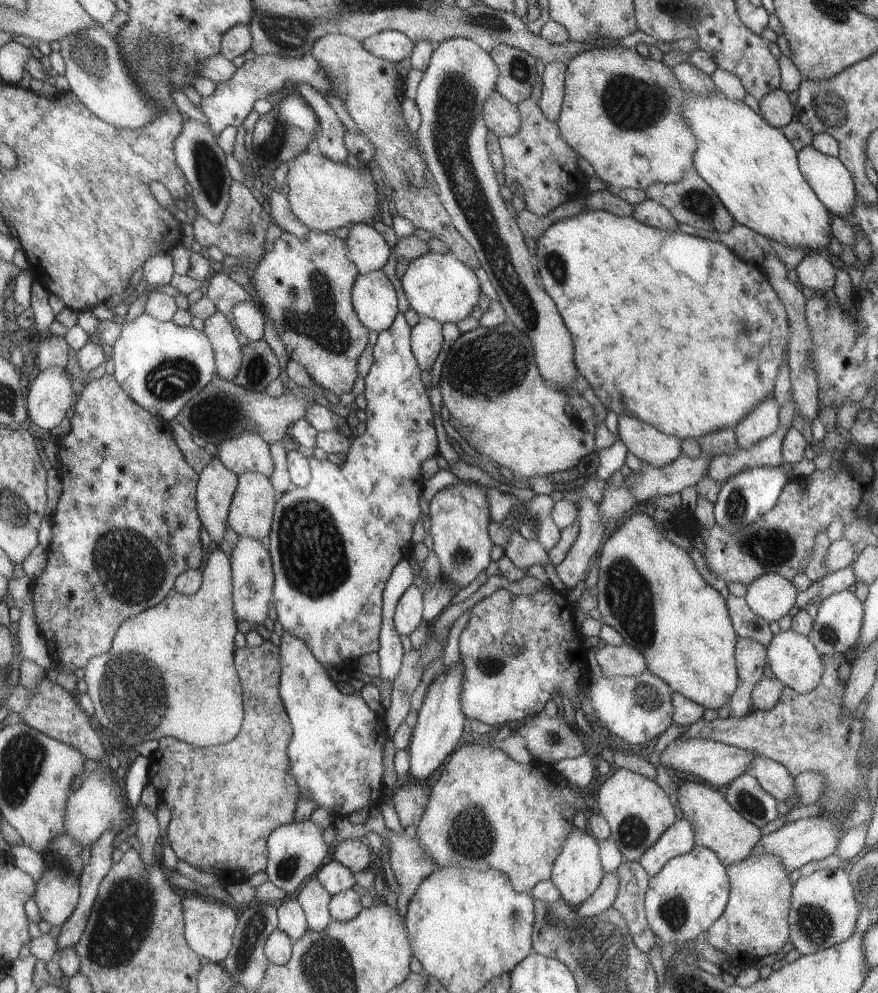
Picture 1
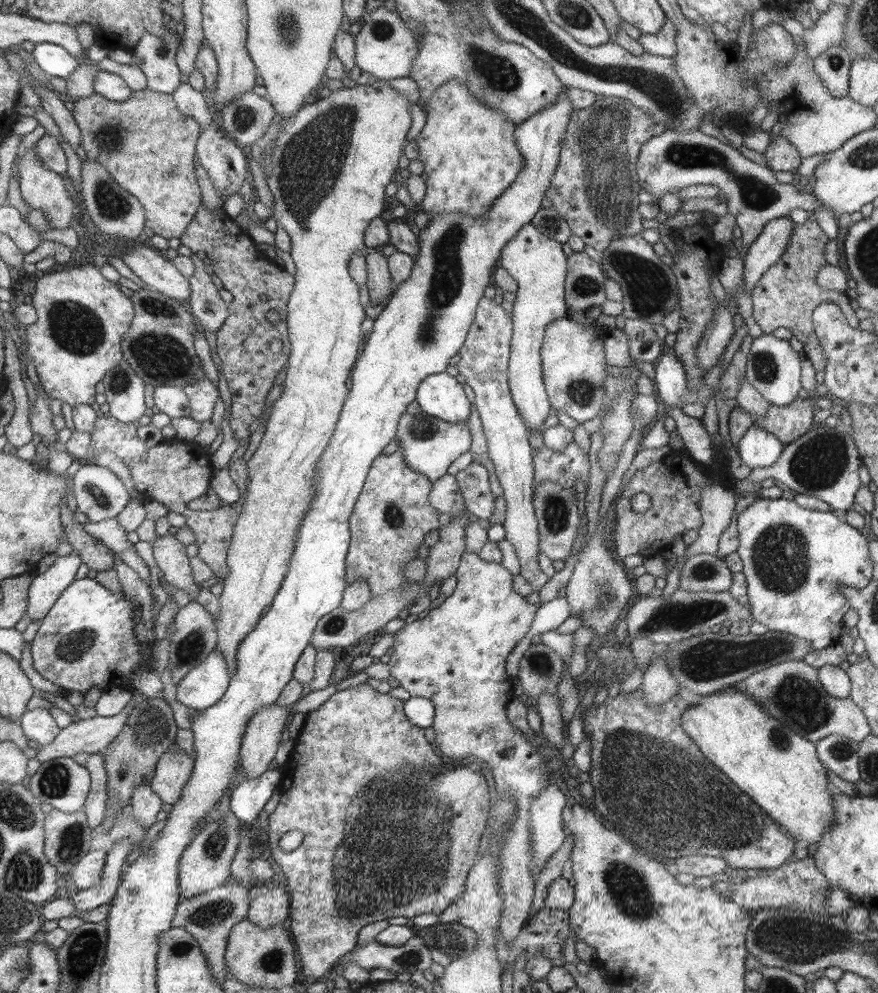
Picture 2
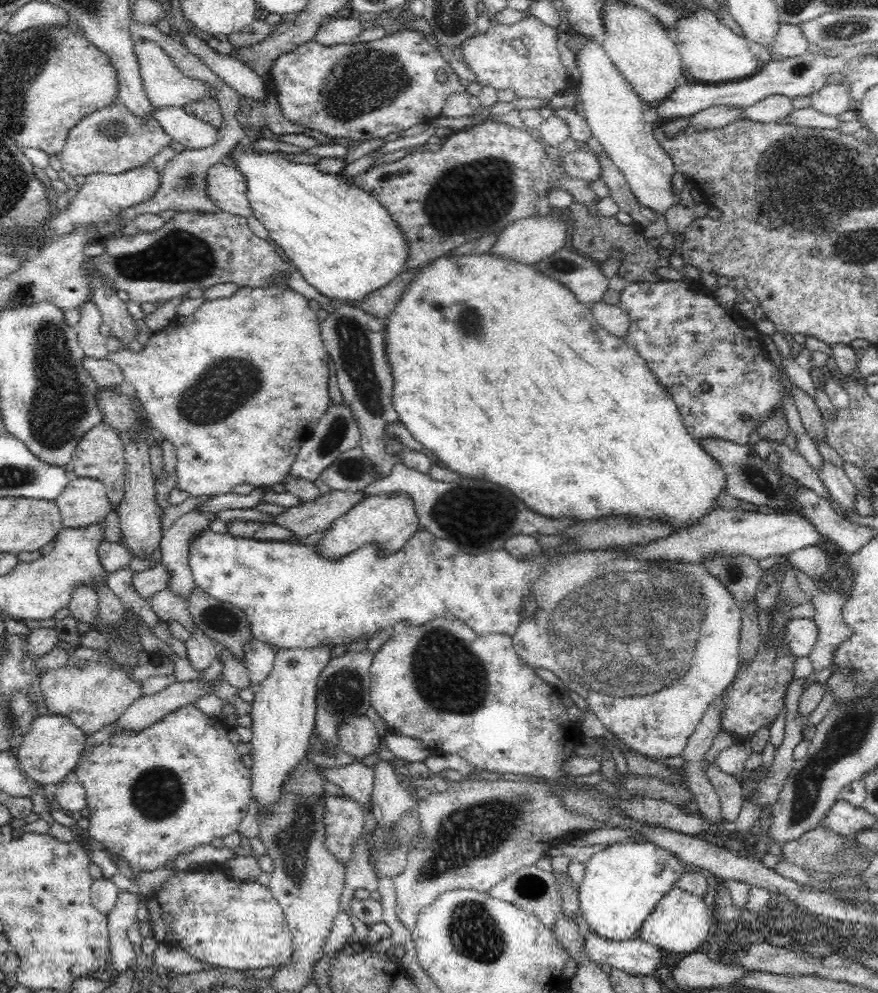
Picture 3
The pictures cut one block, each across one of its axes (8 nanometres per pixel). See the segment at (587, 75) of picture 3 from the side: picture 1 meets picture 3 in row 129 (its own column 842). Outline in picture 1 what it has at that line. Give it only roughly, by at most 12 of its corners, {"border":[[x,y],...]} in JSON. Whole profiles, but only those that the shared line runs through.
{"border":[[849,589],[818,606],[807,636],[822,656],[860,638],[862,602]]}

